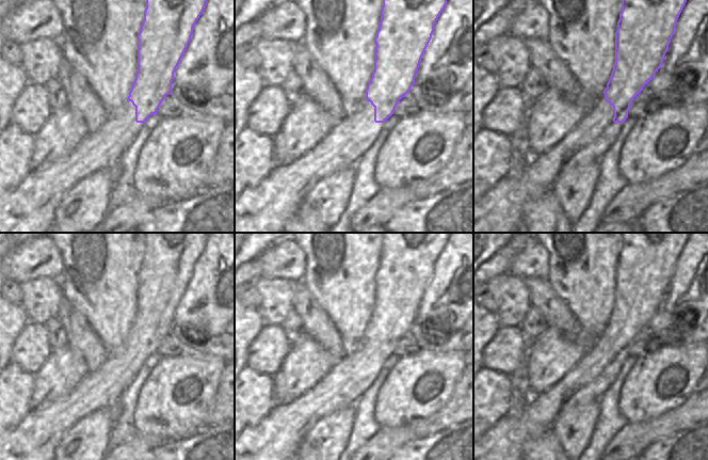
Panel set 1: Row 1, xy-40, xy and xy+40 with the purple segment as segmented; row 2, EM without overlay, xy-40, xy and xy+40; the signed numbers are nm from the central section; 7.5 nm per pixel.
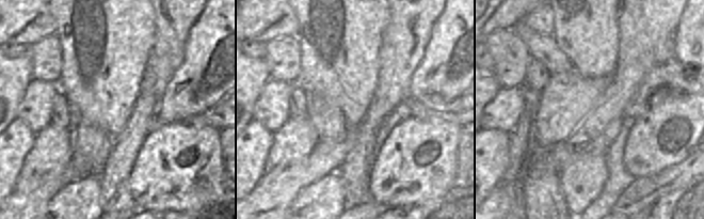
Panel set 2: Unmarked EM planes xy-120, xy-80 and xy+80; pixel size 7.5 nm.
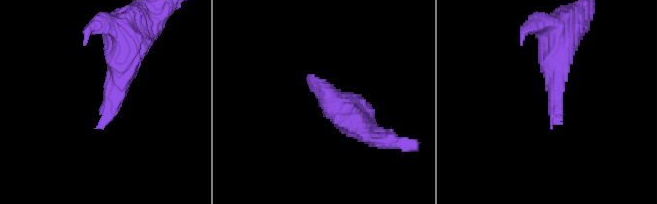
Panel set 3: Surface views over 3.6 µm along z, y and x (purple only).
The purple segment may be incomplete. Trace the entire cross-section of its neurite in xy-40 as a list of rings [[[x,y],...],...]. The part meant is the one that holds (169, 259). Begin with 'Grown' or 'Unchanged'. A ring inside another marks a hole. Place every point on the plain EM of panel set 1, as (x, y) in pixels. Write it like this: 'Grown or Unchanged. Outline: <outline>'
Grown. Outline: [[[144,233],[146,248],[138,273],[138,310],[125,344],[108,355],[94,371],[88,372],[64,398],[49,402],[38,409],[31,409],[20,423],[0,435],[0,460],[52,460],[54,450],[63,435],[81,418],[116,405],[123,393],[131,385],[143,363],[157,350],[166,334],[172,332],[174,312],[191,280],[193,267],[202,254],[209,233]]]

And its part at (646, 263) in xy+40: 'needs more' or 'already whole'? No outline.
needs more

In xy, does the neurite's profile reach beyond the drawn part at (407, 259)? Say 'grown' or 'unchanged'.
grown

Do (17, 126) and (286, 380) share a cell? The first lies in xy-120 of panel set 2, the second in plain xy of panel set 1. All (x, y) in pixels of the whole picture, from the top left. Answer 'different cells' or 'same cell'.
different cells

